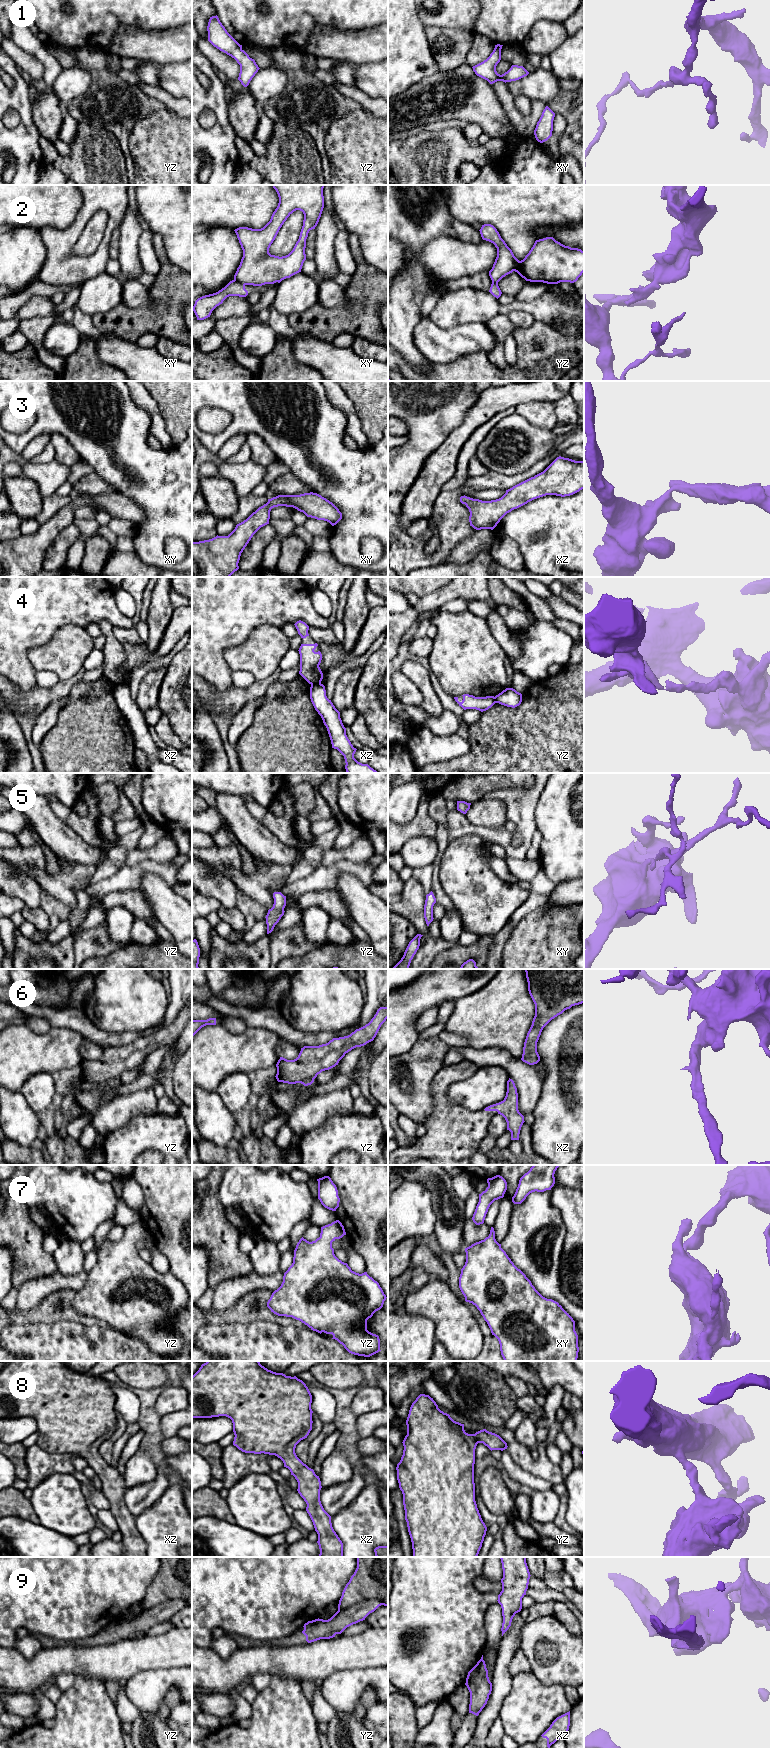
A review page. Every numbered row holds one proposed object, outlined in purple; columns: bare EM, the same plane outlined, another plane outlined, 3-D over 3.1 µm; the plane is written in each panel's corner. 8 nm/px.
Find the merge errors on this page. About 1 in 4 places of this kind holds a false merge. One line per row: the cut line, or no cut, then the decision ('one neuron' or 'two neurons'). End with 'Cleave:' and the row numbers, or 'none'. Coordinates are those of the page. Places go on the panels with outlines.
1: no cut | one neuron
2: xy (234, 278), (244, 285) | two neurons
3: no cut | one neuron
4: xz (320, 682), (311, 684) | two neurons
5: no cut | one neuron
6: no cut | one neuron
7: no cut | one neuron
8: no cut | one neuron
9: no cut | one neuron
Cleave: 2, 4

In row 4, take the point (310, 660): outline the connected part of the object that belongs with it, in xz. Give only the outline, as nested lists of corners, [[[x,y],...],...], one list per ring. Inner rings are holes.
[[[317,643],[301,644],[298,650],[300,654],[299,674],[309,684],[319,684],[323,679],[323,673],[319,667],[322,660],[322,654],[320,651],[314,651],[317,646]]]

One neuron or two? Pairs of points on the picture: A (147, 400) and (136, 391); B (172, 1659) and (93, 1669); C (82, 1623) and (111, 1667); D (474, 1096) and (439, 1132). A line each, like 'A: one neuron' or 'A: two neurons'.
A: one neuron
B: one neuron
C: two neurons
D: two neurons

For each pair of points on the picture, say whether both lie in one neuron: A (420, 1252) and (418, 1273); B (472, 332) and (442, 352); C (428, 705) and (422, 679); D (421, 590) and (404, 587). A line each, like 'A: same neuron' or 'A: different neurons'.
A: different neurons
B: same neuron
C: same neuron
D: same neuron

